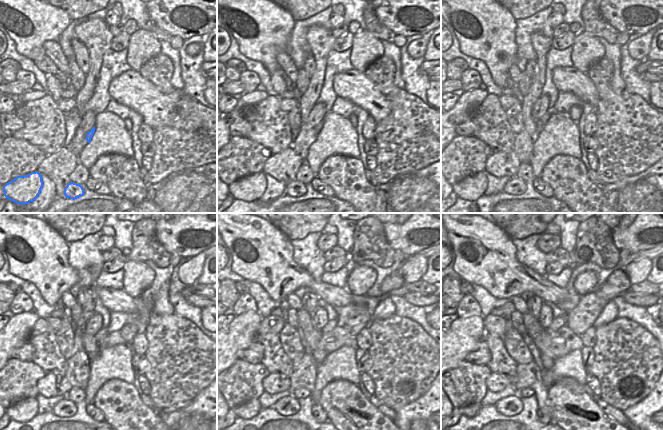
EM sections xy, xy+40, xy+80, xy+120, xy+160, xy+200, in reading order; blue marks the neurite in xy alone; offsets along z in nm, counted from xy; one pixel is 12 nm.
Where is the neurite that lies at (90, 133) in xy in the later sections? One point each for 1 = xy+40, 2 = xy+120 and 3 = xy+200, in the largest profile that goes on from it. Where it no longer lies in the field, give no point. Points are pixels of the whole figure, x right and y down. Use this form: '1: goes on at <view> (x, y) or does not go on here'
1: goes on at xy+40 (318, 127)
2: goes on at xy+120 (91, 343)
3: goes on at xy+200 (561, 321)

